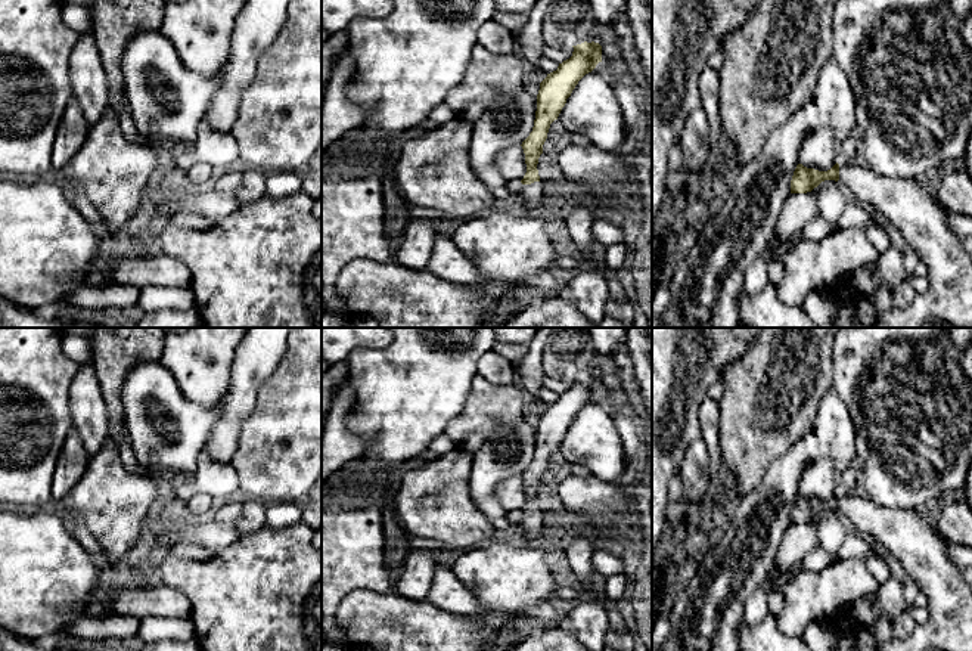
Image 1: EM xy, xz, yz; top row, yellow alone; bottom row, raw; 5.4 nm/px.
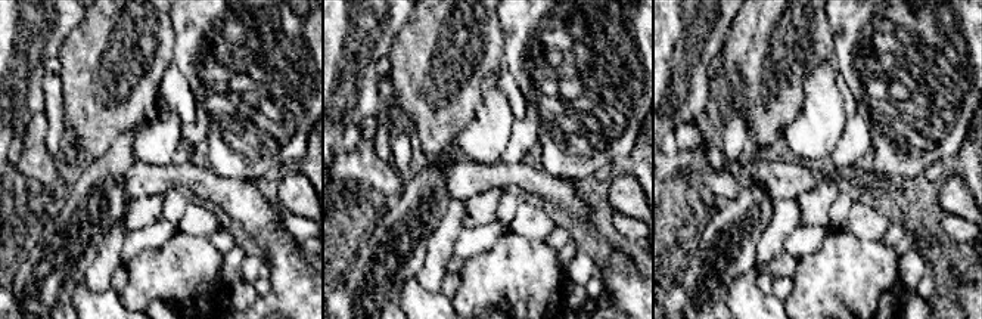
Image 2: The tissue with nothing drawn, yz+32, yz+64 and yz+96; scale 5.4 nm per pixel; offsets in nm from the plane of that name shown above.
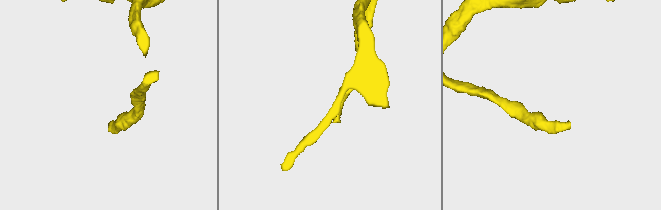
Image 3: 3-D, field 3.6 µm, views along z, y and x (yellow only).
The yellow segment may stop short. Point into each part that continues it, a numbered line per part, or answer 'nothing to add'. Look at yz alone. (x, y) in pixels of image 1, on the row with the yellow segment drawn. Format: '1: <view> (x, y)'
1: yz (922, 222)

